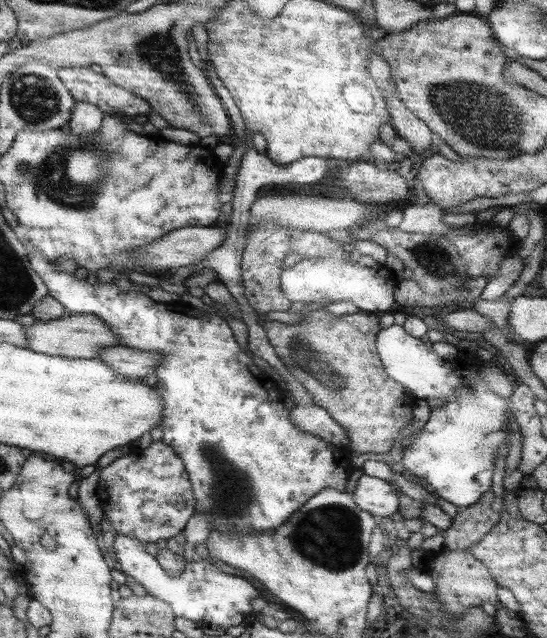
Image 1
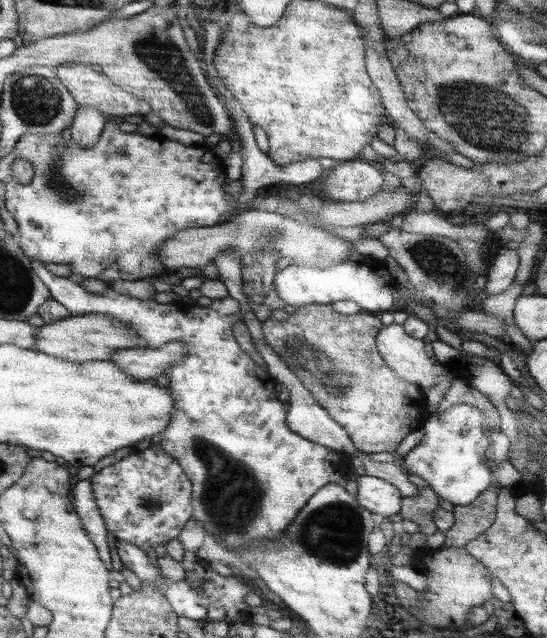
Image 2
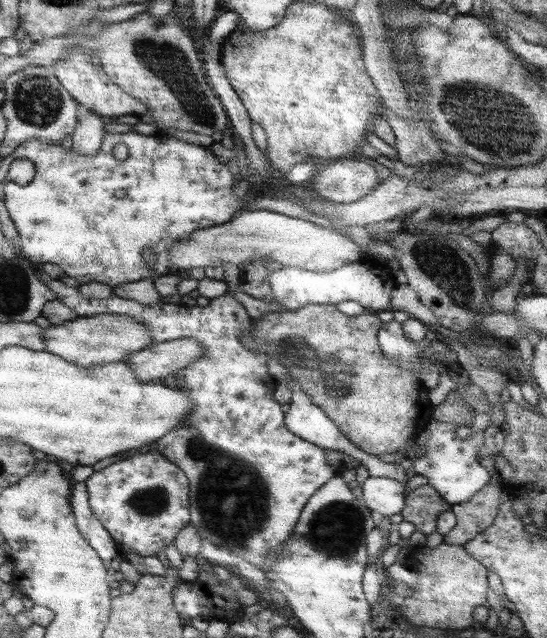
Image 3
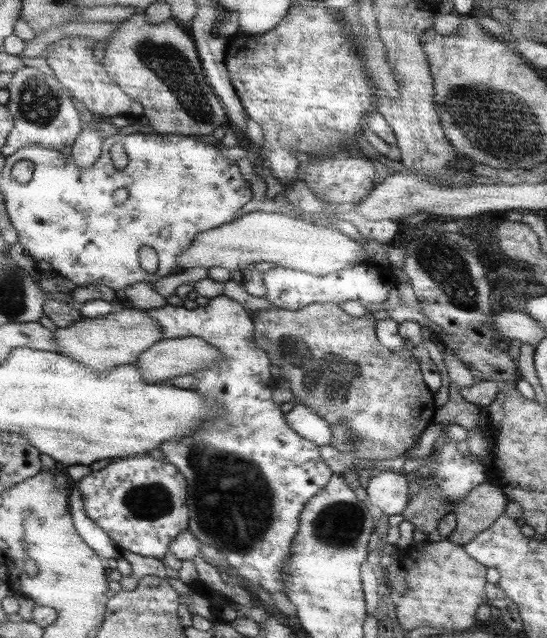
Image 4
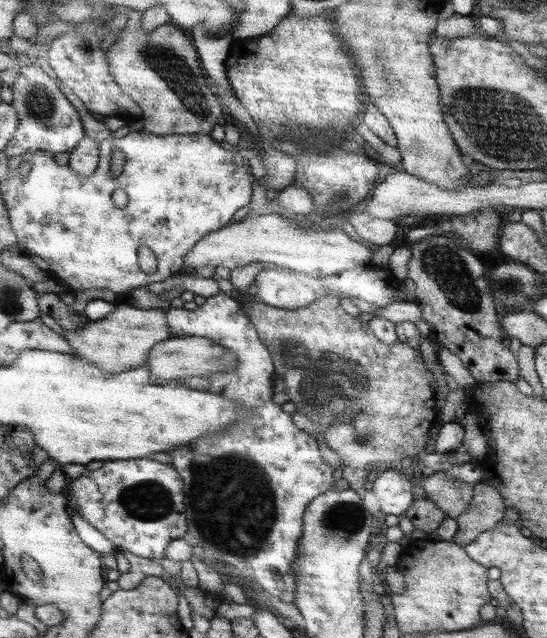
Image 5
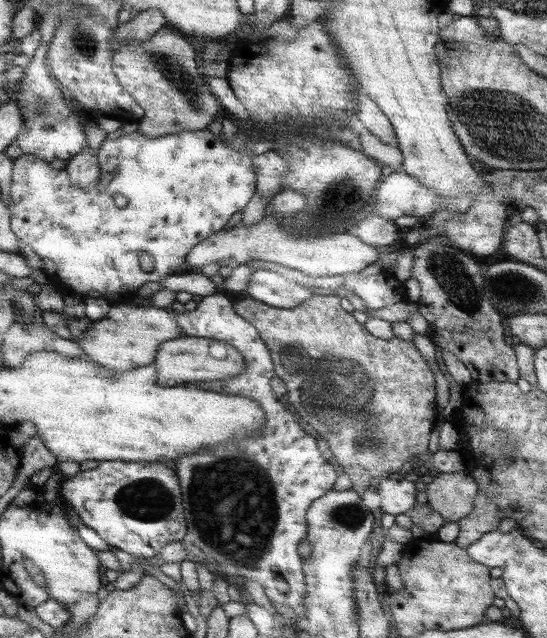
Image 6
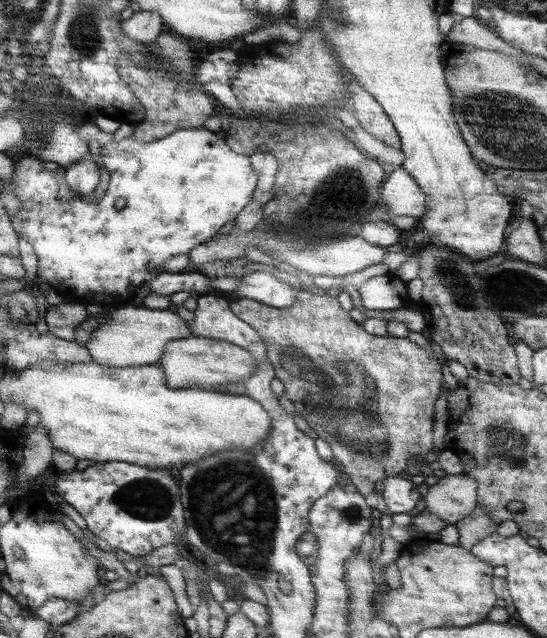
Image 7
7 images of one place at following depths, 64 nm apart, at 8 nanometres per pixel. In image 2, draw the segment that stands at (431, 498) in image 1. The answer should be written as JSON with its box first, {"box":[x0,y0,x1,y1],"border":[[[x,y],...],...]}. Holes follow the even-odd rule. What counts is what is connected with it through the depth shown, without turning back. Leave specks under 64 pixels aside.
{"box":[214,252,420,498],"border":[[[224,252],[214,259],[214,264],[216,264],[216,268],[218,268],[218,278],[220,282],[226,286],[230,298],[234,298],[234,300],[240,302],[240,312],[244,314],[242,315],[242,321],[248,327],[248,332],[250,332],[252,344],[254,344],[256,352],[262,356],[266,363],[267,372],[270,373],[270,376],[275,378],[278,383],[282,384],[282,386],[288,390],[288,394],[290,394],[290,400],[286,404],[286,423],[288,423],[290,430],[302,436],[302,438],[306,438],[306,440],[320,444],[320,446],[330,448],[330,450],[334,451],[341,451],[347,459],[352,457],[360,458],[363,466],[363,474],[370,477],[380,478],[381,480],[392,484],[399,490],[403,498],[417,496],[420,493],[419,489],[409,481],[409,476],[403,473],[400,465],[396,465],[394,462],[377,462],[369,458],[368,454],[355,450],[353,442],[348,436],[348,433],[344,430],[344,427],[340,426],[340,423],[336,422],[336,420],[330,416],[330,413],[328,413],[328,411],[314,399],[312,393],[302,384],[302,381],[300,381],[288,366],[286,366],[284,361],[280,360],[280,357],[274,350],[272,350],[272,348],[270,348],[270,345],[264,341],[262,322],[256,318],[256,315],[254,315],[250,303],[248,303],[248,298],[243,291],[244,279],[242,279],[241,257],[238,254],[233,254],[233,252]],[[270,356],[276,356],[276,358],[270,360]]]}

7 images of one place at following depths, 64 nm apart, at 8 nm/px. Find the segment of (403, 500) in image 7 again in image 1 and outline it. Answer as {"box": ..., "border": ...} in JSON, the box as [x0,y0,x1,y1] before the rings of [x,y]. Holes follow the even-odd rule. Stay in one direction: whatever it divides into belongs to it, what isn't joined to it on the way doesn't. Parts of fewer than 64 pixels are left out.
{"box":[352,473,399,518],"border":[[[362,473],[355,475],[353,480],[352,496],[359,510],[388,518],[398,511],[399,497],[389,482]]]}

